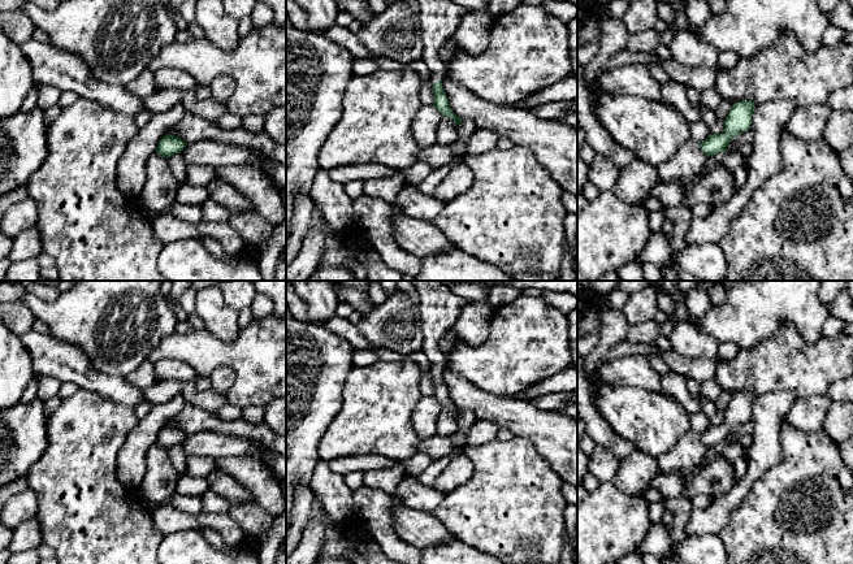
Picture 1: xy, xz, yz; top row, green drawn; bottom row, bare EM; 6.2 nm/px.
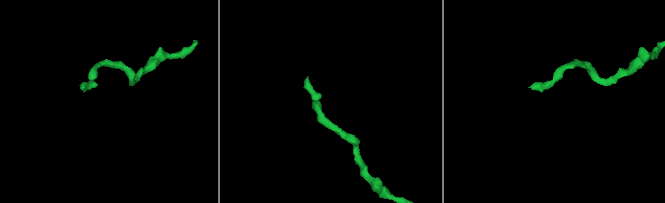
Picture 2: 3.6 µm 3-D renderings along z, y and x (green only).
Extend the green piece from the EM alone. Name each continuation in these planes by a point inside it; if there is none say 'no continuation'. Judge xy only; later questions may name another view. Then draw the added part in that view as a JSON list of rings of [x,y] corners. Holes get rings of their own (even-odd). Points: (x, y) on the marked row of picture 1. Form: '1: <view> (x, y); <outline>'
no continuation

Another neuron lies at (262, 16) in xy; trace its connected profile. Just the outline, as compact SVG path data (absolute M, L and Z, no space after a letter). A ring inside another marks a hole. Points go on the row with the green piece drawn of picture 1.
M256 1L255 8L251 13L252 29L260 30L273 21L273 10L269 5Z

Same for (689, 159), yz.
M688 140L684 143L677 153L668 161L657 168L661 182L672 182L689 177L702 170L706 155L702 152L700 143Z

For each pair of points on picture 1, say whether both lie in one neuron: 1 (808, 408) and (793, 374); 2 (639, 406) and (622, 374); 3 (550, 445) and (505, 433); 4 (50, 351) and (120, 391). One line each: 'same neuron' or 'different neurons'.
1: different neurons
2: different neurons
3: different neurons
4: same neuron

